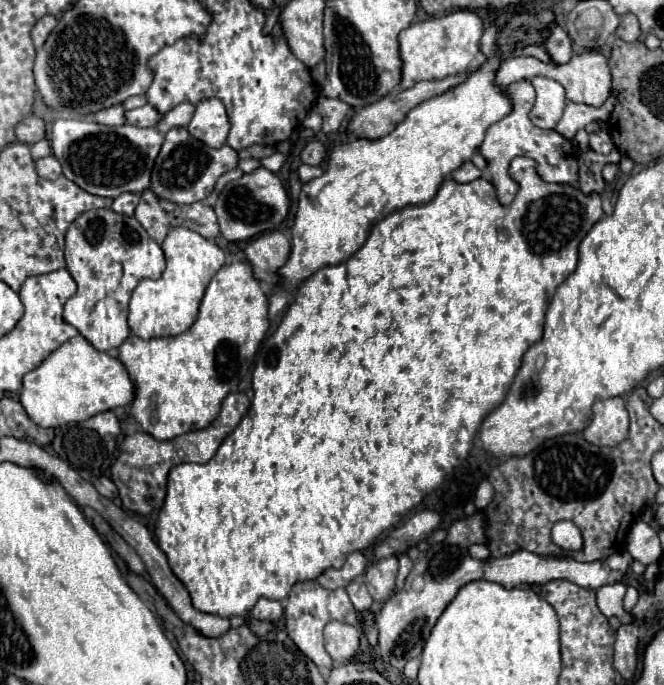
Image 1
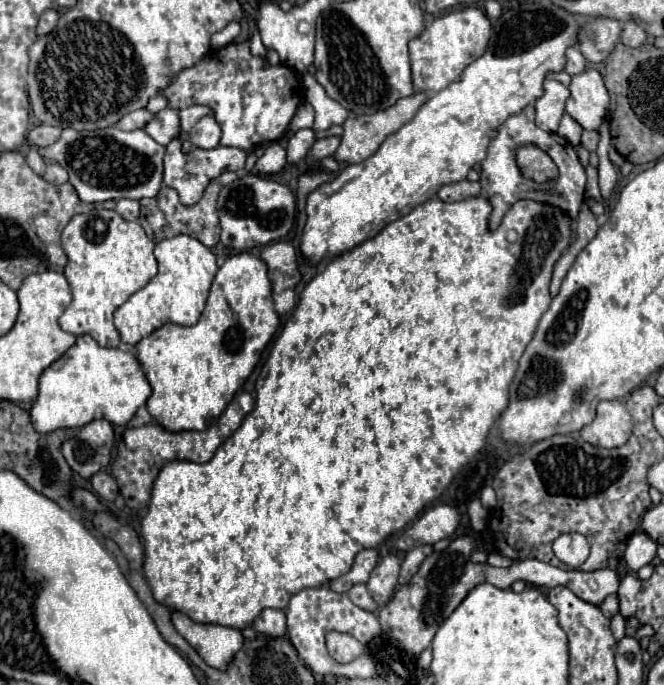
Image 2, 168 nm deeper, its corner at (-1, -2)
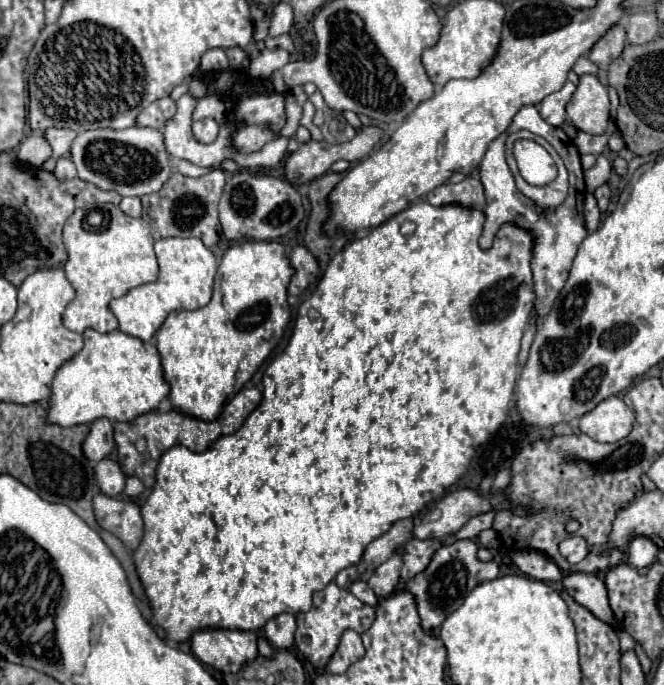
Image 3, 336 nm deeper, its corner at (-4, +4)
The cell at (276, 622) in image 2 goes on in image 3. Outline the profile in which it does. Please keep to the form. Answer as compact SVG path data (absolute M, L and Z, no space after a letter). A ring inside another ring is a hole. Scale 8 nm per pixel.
M280 613L264 625L264 635L276 649L290 649L294 645L294 633L296 619L290 613Z

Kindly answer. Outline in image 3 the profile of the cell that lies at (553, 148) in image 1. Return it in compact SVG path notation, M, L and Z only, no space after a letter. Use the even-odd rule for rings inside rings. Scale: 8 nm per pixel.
M534 105L522 107L516 113L510 129L540 129L540 137L544 137L550 145L554 145L556 153L566 161L566 169L568 169L568 175L570 175L570 191L568 191L566 201L554 213L544 215L530 199L520 195L520 191L514 185L514 177L512 177L512 173L506 165L506 159L504 159L504 137L506 137L506 133L502 133L498 139L494 139L488 145L488 151L486 151L486 155L482 159L482 165L480 165L480 179L482 179L482 185L484 185L484 193L486 193L486 209L484 209L486 223L484 223L484 233L480 237L480 247L484 251L490 249L498 229L504 223L512 223L512 225L528 231L534 237L534 241L532 241L532 263L530 265L532 265L532 279L534 279L532 289L534 289L534 295L536 295L534 315L540 321L542 317L546 317L550 313L558 293L562 291L562 287L568 279L568 271L570 271L572 259L578 251L578 245L588 235L586 225L584 225L584 215L582 215L584 175L582 175L582 165L580 165L580 153L574 147L572 139L560 127L548 125L540 117L540 113Z

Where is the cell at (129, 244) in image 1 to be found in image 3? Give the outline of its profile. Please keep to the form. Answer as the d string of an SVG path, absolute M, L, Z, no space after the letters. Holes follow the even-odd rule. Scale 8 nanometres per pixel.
M100 203L92 209L76 209L64 225L64 245L68 251L64 273L76 289L74 301L62 315L64 325L76 333L84 333L84 329L96 329L98 333L118 329L118 321L108 309L108 303L158 277L154 239L148 223L142 217L134 219L124 215L120 207L112 203Z

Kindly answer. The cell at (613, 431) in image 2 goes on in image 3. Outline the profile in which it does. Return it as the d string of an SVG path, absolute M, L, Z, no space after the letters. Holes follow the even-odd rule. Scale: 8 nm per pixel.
M608 397L580 419L580 431L598 443L624 439L634 425L634 411L620 399Z

